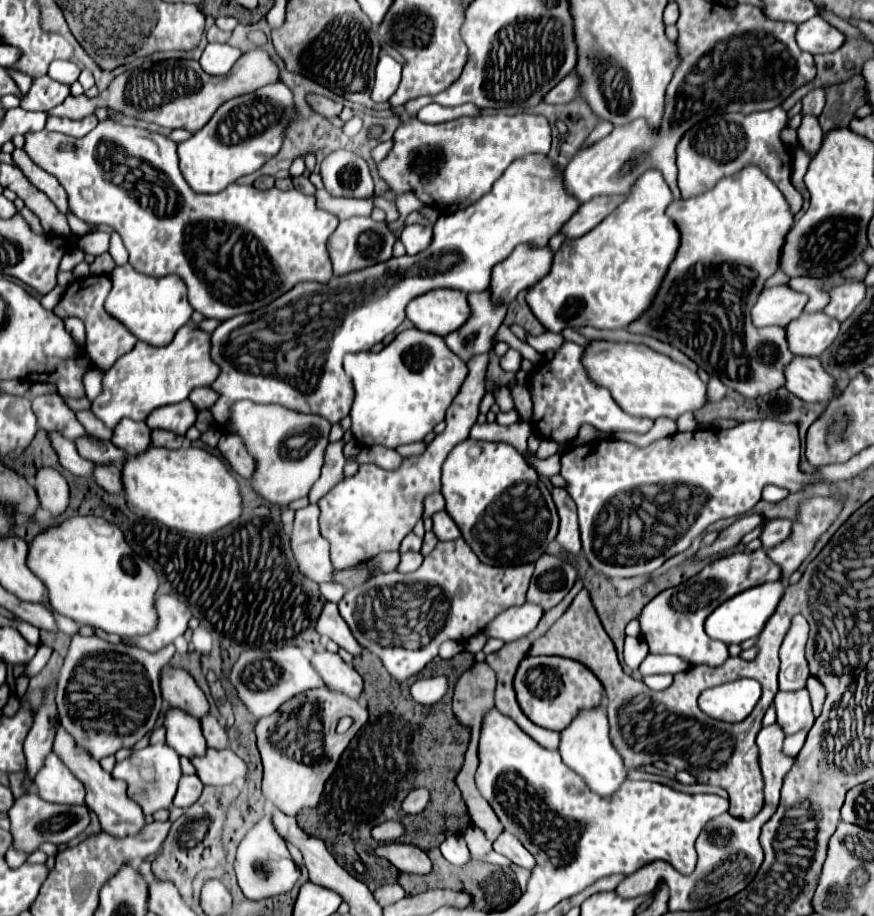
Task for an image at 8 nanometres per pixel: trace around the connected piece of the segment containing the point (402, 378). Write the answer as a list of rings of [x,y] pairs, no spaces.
[[[411,328],[411,330],[397,334],[395,340],[377,354],[357,352],[357,354],[345,356],[345,370],[353,378],[353,386],[355,386],[355,400],[349,412],[353,420],[351,432],[355,440],[361,446],[383,444],[387,448],[397,448],[401,444],[423,440],[433,430],[433,426],[445,418],[445,412],[451,400],[457,396],[467,376],[465,362],[459,356],[451,354],[451,350],[447,350],[445,338],[431,334],[431,332],[423,332],[419,328]]]

